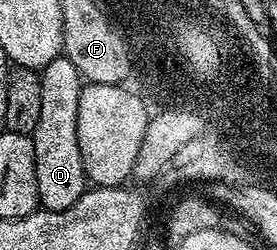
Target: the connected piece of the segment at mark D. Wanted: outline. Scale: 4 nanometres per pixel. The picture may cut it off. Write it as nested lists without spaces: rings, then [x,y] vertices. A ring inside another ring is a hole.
[[[65,57],[53,59],[47,67],[41,68],[40,74],[40,121],[36,121],[32,136],[36,153],[38,201],[45,210],[63,211],[76,205],[88,189],[76,131],[76,113],[80,109],[84,80],[76,65]]]

